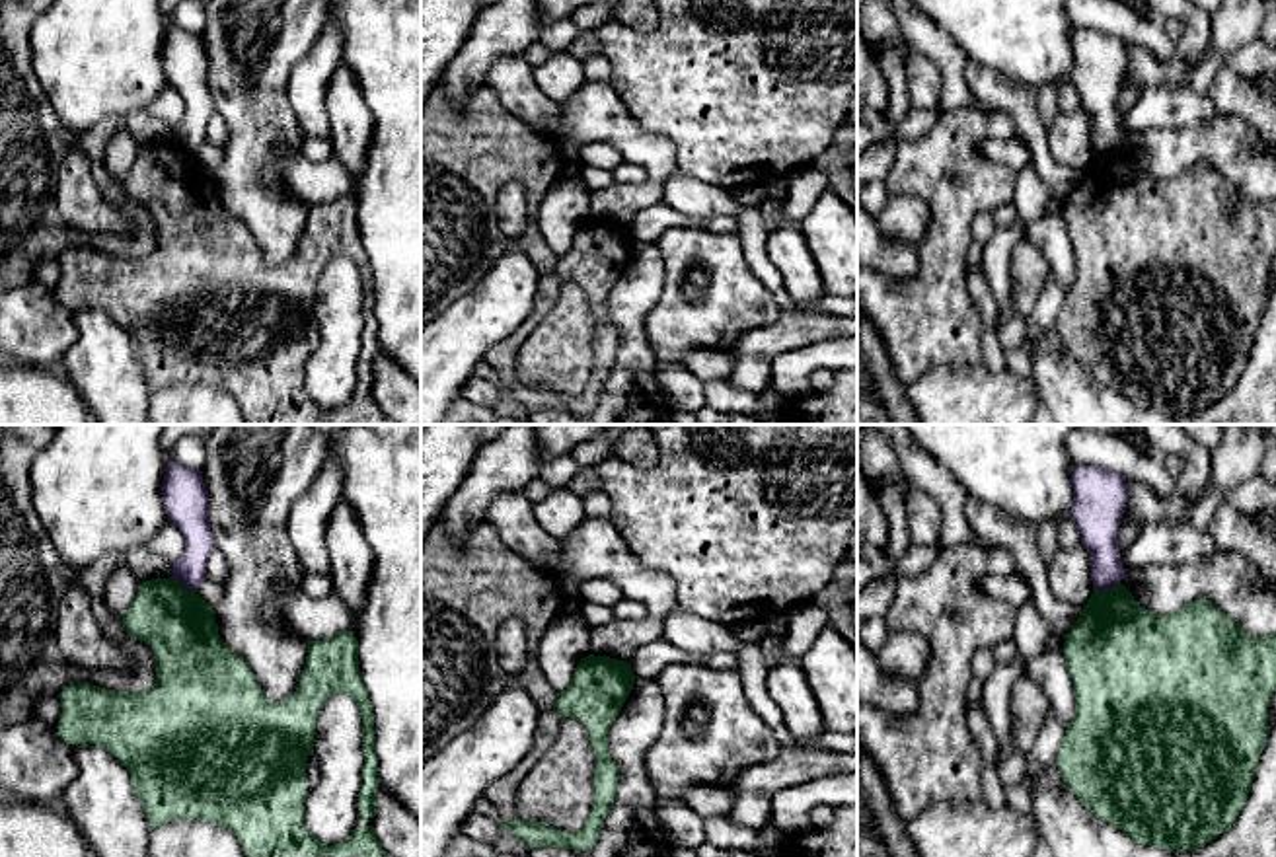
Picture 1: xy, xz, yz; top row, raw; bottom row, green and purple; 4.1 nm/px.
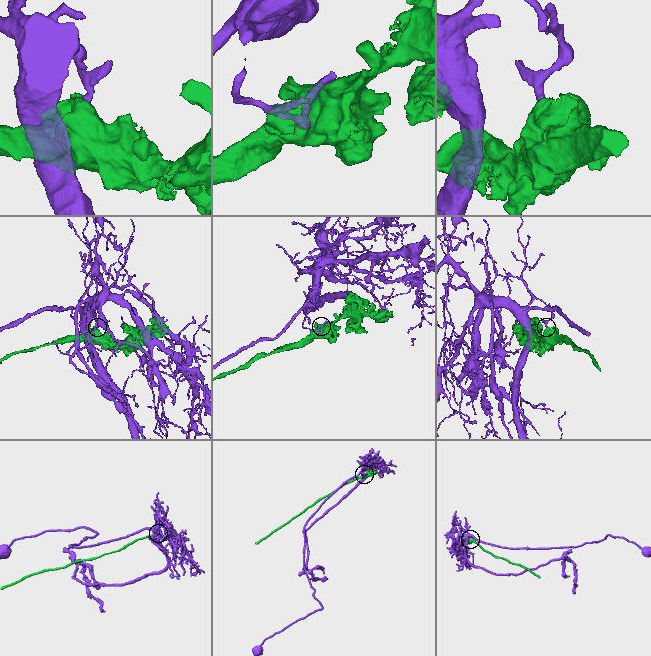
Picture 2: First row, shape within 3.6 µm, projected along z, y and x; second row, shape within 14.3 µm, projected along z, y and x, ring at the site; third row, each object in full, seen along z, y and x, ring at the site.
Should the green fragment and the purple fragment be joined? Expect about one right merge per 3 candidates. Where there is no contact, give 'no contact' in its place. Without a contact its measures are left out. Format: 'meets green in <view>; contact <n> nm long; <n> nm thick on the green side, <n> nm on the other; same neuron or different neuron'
meets green in xy; contact 130 nm long; 300 nm thick on the green side, 130 nm on the other; different neuron

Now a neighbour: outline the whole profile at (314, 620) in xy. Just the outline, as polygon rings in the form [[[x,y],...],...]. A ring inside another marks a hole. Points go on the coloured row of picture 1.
[[[302,592],[286,594],[282,600],[288,625],[306,641],[323,641],[355,629],[355,615],[335,594],[314,600]]]

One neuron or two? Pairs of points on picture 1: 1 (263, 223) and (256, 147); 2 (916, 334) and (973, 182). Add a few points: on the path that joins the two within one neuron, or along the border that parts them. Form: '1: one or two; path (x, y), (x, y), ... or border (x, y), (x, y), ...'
1: one; path (252, 203), (248, 199), (248, 166)
2: one; path (938, 297), (941, 252), (949, 236), (951, 219)

